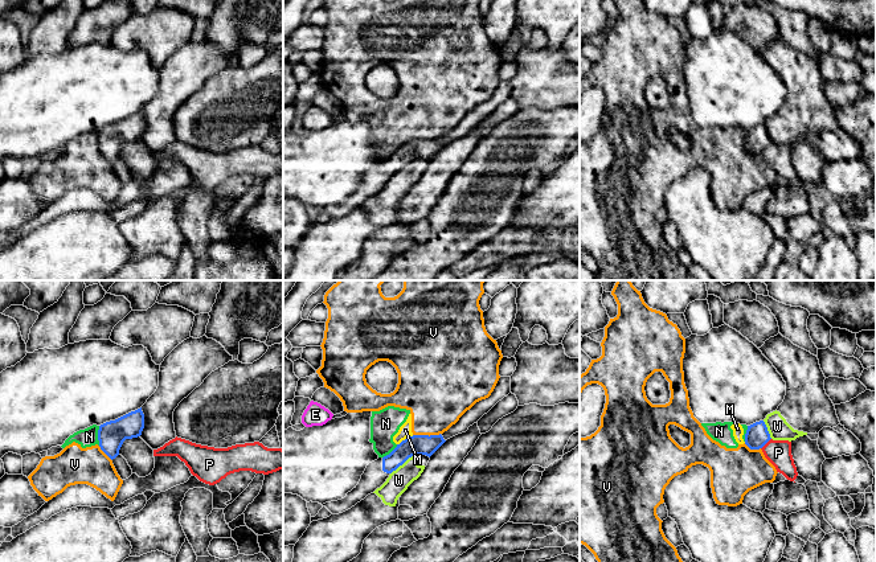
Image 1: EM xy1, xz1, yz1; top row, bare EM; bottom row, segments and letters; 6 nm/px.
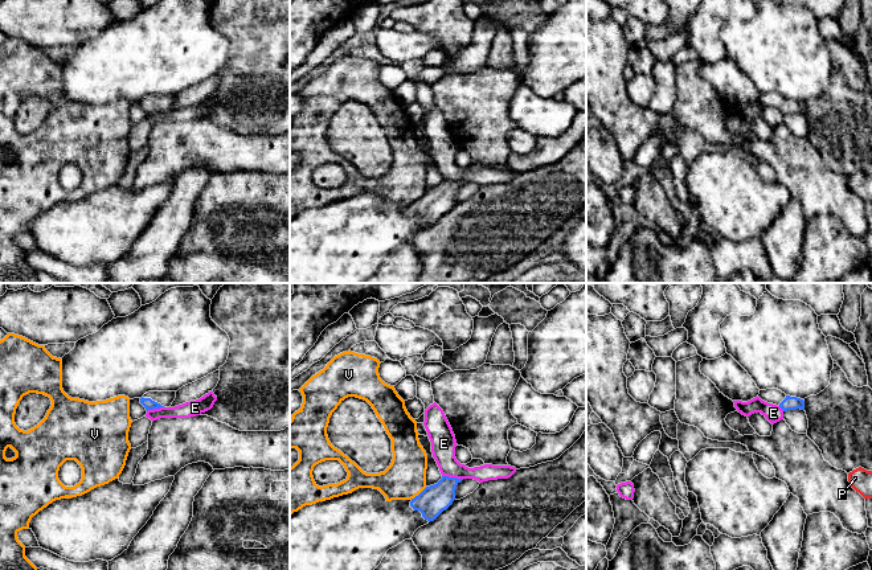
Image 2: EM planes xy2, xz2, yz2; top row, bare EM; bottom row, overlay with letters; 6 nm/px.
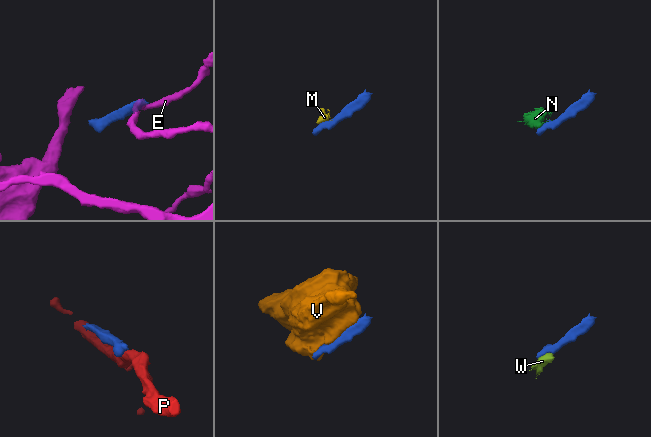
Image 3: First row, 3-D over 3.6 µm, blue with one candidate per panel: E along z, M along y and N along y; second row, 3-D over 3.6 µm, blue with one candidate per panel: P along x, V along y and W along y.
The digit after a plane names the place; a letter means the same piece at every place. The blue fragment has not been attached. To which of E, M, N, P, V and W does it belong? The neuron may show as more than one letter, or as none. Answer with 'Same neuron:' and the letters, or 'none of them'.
Same neuron: none of them

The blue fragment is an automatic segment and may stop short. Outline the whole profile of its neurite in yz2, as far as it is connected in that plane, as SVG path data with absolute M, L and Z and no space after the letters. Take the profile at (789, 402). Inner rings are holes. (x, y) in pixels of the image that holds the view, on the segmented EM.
M778 389L760 390L758 397L767 402L779 406L783 411L787 410L805 410L805 401L797 397L790 397Z

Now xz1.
M413 435L402 440L386 456L369 463L361 475L359 484L337 501L323 504L332 514L343 513L368 495L380 488L389 475L402 465L409 458L416 455L431 456L446 440L439 435Z

